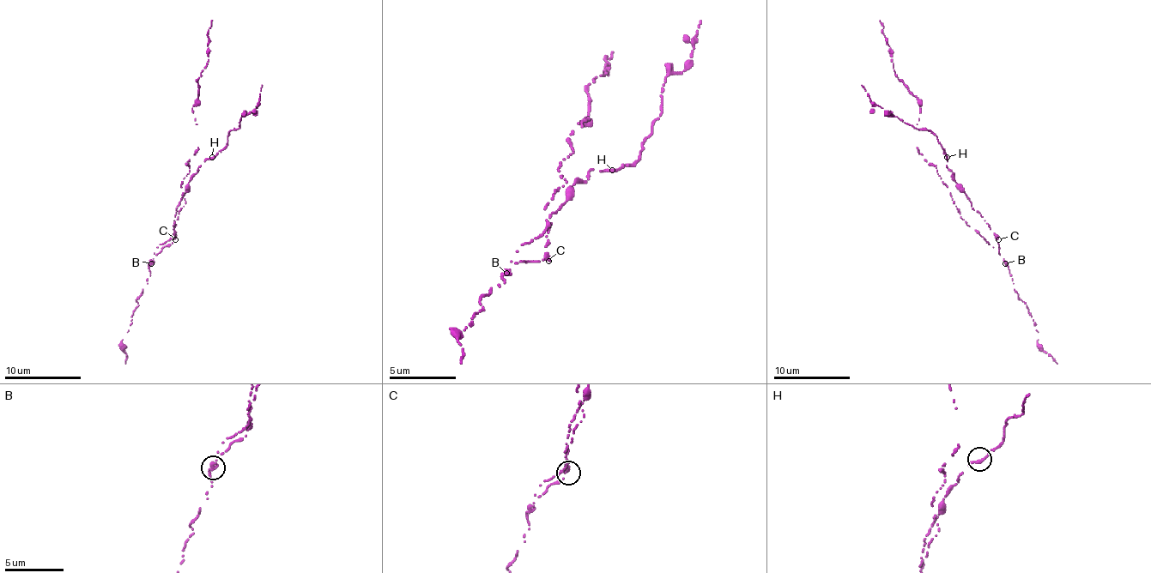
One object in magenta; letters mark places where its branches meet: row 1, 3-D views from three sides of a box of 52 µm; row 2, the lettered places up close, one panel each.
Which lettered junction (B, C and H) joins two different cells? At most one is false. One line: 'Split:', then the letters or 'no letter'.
Split: B

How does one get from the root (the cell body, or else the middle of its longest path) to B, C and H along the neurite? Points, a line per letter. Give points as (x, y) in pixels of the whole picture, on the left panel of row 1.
B: (166, 243), (158, 246), (162, 249), (150, 263)
C: (166, 243), (158, 246), (167, 246), (175, 239)
H: (166, 243), (158, 246), (167, 246), (173, 239), (173, 220), (184, 185), (200, 165), (212, 157)

